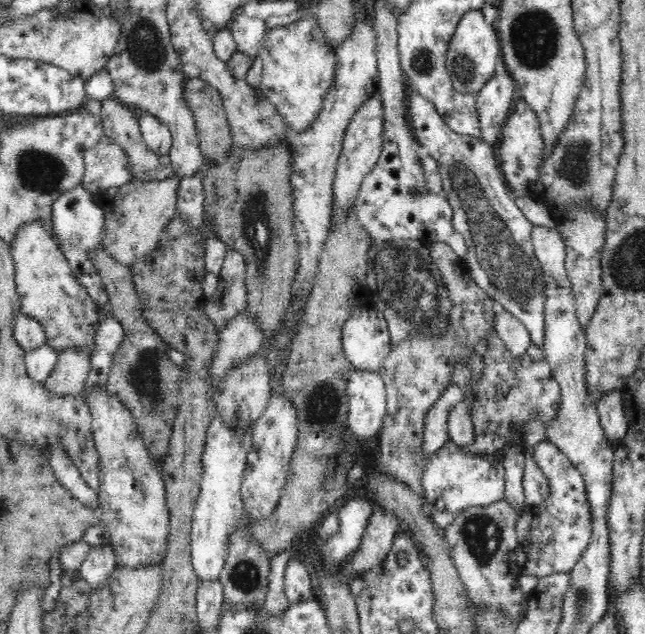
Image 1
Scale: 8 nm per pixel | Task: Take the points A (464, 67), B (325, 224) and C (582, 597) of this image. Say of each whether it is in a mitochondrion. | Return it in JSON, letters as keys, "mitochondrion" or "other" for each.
{"A":"mitochondrion","B":"other","C":"mitochondrion"}

